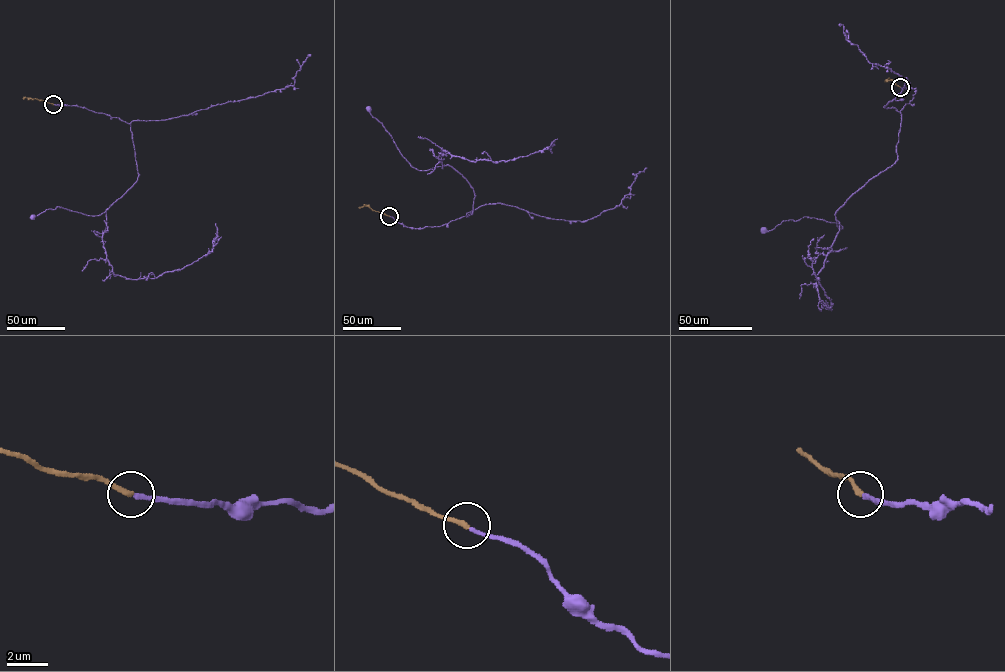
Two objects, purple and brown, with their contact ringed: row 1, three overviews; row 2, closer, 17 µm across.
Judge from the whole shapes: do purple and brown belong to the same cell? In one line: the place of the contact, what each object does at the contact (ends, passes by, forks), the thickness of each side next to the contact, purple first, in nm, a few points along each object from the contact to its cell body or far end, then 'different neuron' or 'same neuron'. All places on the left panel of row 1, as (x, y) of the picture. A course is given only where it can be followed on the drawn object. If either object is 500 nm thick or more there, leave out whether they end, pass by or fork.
(53, 104) | purple ends | brown ends | 190/240 nm | purple via (53, 104), (130, 126), (138, 176), (107, 209), (102, 237), (114, 274), (182, 269), (212, 250), (215, 223) | brown via (53, 104), (29, 97), (23, 99) | same neuron

